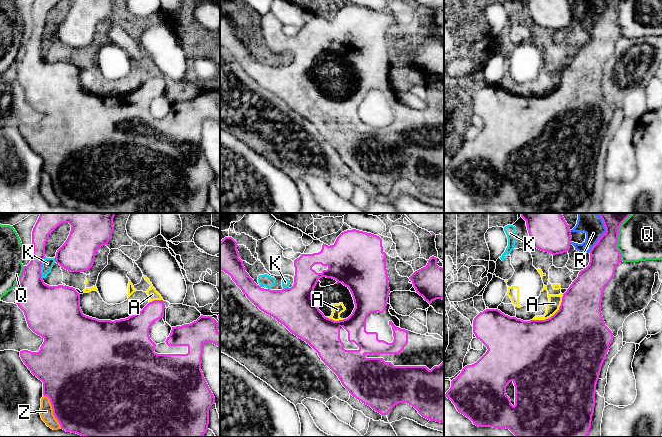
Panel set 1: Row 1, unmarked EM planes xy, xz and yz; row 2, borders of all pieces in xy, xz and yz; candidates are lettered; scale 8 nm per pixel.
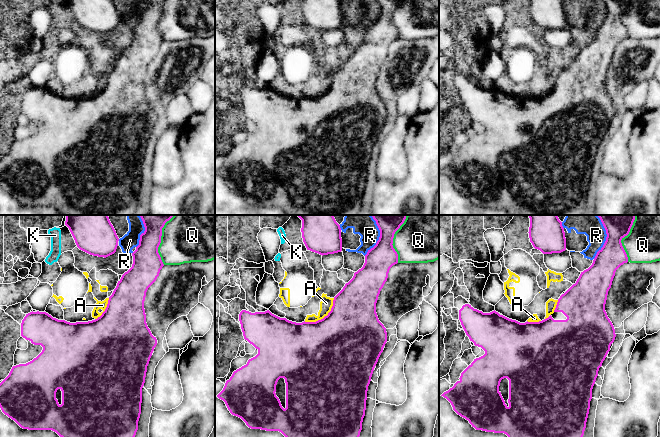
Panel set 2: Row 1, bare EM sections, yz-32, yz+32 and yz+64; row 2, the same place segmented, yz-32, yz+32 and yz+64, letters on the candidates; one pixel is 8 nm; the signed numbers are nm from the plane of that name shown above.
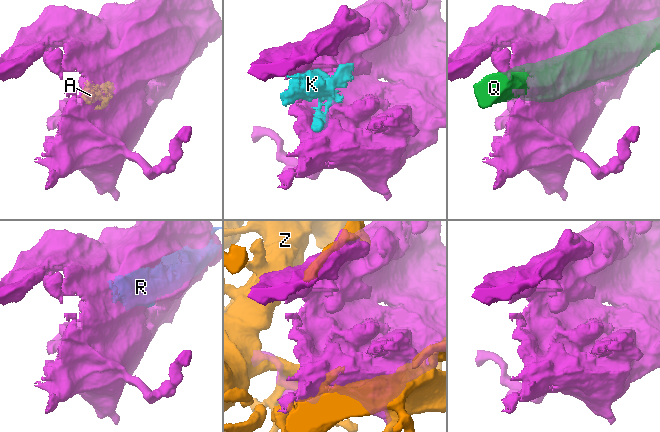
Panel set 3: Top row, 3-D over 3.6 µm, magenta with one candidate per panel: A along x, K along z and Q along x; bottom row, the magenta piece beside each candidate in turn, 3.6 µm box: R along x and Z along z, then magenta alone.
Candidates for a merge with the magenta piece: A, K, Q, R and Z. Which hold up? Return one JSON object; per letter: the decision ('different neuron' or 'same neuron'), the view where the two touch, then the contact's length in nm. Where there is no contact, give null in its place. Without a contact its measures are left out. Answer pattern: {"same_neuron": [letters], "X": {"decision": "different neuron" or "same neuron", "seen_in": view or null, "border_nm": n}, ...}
{"same_neuron": [], "A": {"decision": "different neuron", "seen_in": "yz", "border_nm": 340}, "K": {"decision": "different neuron", "seen_in": "xy", "border_nm": 190}, "Q": {"decision": "different neuron", "seen_in": "yz", "border_nm": 400}, "R": {"decision": "different neuron", "seen_in": "yz", "border_nm": 320}, "Z": {"decision": "different neuron", "seen_in": "xy", "border_nm": 300}}

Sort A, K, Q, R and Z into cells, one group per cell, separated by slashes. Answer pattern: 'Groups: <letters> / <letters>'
Groups: A K R / Q / Z

